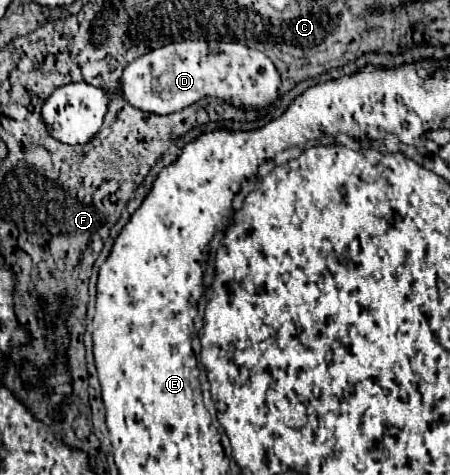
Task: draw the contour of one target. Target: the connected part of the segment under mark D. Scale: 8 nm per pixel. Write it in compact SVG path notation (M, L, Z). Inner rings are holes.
M180 41L154 49L152 53L132 61L124 69L120 89L130 105L156 115L182 111L204 95L218 97L238 109L260 111L278 99L280 73L262 51L240 43Z

